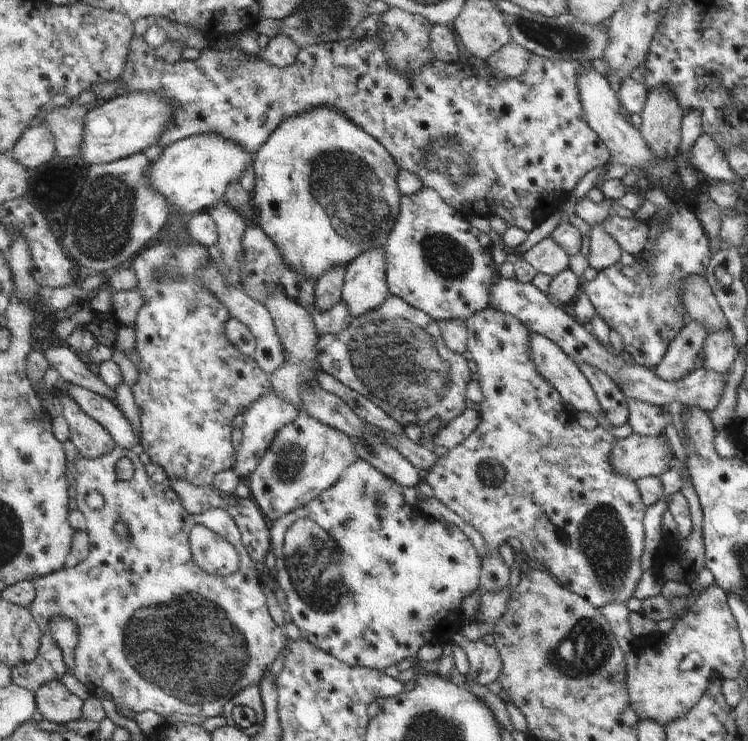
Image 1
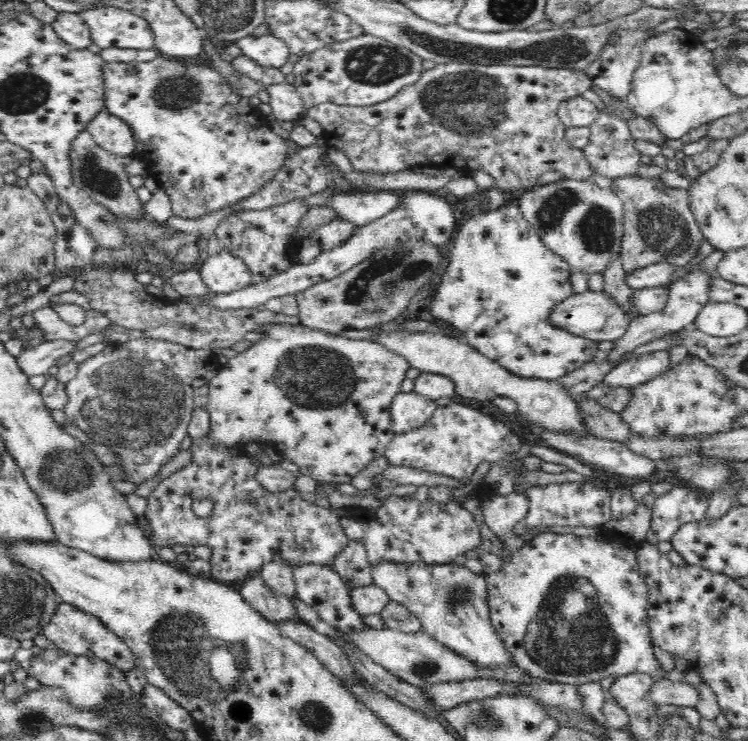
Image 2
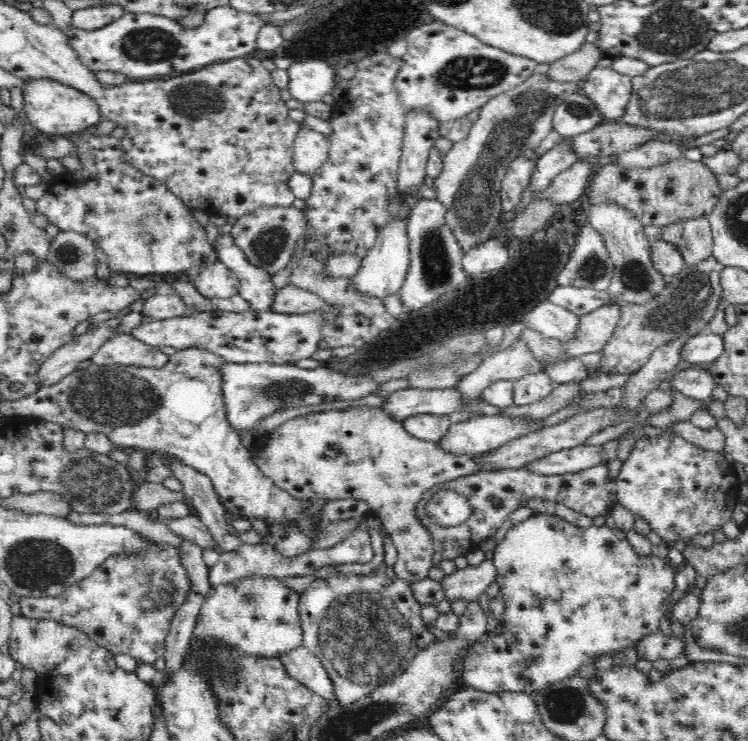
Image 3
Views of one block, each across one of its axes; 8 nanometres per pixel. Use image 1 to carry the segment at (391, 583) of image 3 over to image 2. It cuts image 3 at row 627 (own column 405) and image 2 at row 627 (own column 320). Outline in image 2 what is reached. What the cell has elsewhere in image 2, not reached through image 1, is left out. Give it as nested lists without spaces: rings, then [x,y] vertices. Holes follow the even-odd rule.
[[[314,564],[296,566],[293,568],[292,577],[294,583],[296,583],[295,598],[300,600],[300,603],[314,609],[324,623],[330,624],[338,630],[363,629],[366,627],[362,623],[362,617],[352,609],[352,603],[349,599],[350,591],[344,585],[344,581],[334,572],[332,566],[322,567]]]

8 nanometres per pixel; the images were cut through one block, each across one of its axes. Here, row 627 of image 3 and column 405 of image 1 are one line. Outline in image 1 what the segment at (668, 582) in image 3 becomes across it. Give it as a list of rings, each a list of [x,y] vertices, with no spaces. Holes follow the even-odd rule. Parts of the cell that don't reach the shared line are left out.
[[[359,459],[355,460],[351,466],[347,467],[347,470],[343,474],[343,478],[339,480],[337,484],[333,488],[329,488],[329,490],[323,491],[321,496],[315,498],[315,500],[311,500],[307,506],[301,506],[299,510],[295,510],[295,512],[289,512],[287,516],[283,516],[283,518],[279,518],[277,522],[269,522],[270,530],[271,530],[271,546],[272,552],[276,557],[275,569],[276,572],[273,571],[272,574],[275,577],[276,587],[281,587],[286,593],[287,603],[288,603],[288,612],[290,613],[293,623],[300,630],[300,634],[303,639],[308,640],[311,644],[317,646],[317,648],[325,650],[325,652],[330,652],[333,656],[338,657],[339,660],[342,660],[345,664],[350,664],[352,667],[367,667],[371,669],[383,669],[389,668],[389,666],[397,666],[399,662],[403,662],[403,660],[410,660],[411,658],[415,658],[417,654],[419,654],[419,650],[425,646],[425,644],[435,644],[435,646],[439,646],[441,644],[453,641],[458,639],[459,634],[462,630],[462,619],[463,615],[461,613],[461,604],[463,604],[463,600],[471,594],[480,592],[479,589],[481,587],[481,576],[482,576],[482,559],[479,558],[479,554],[477,554],[477,550],[473,548],[473,542],[469,540],[469,536],[459,528],[459,526],[455,526],[455,524],[451,522],[446,522],[443,520],[432,520],[427,515],[419,512],[417,508],[411,506],[403,495],[404,487],[401,484],[397,484],[395,480],[393,480],[389,476],[385,476],[383,472],[379,472],[379,469],[371,466],[366,460]]]

